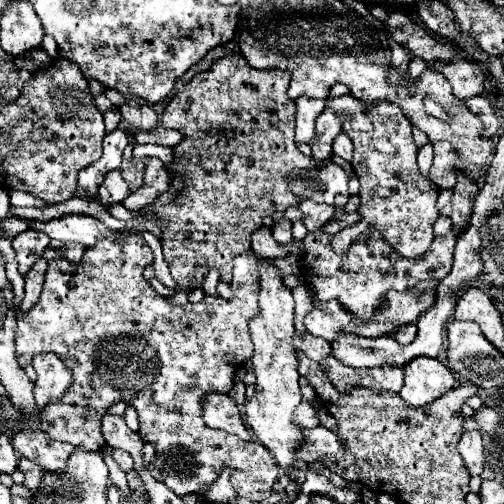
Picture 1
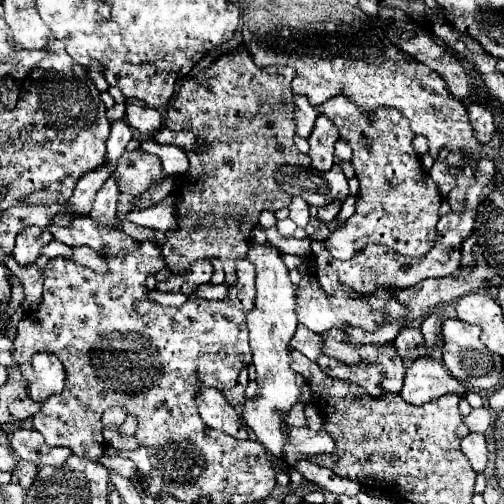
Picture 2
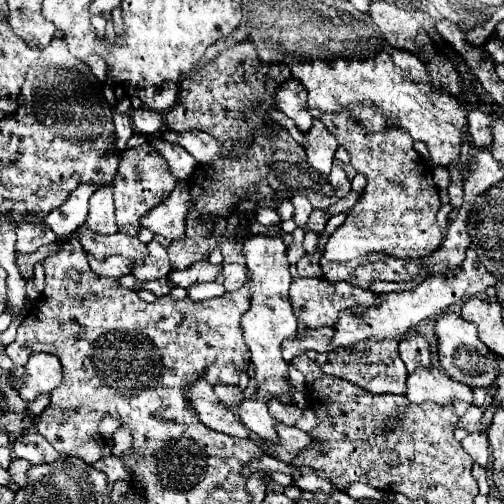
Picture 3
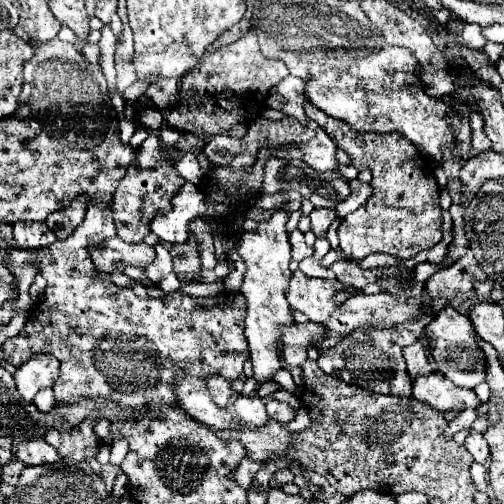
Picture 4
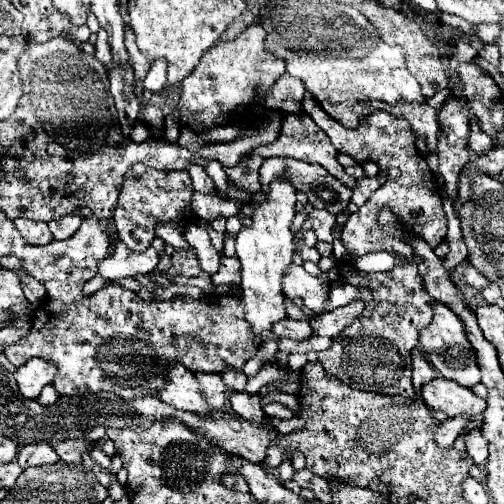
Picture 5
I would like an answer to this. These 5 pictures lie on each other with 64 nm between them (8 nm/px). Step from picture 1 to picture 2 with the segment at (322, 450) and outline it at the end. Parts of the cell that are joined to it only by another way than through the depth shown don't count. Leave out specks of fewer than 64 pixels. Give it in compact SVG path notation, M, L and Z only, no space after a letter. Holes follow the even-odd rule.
M288 428L288 440L282 452L282 460L288 466L294 465L294 461L300 458L314 456L318 452L330 452L334 448L332 436L326 434L324 430L310 430L310 428Z

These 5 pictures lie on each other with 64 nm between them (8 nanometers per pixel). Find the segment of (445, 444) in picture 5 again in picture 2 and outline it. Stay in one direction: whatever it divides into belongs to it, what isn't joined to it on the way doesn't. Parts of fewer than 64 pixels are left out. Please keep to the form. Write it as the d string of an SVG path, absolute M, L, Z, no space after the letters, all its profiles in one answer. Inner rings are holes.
M488 406L474 408L468 416L464 416L462 422L468 426L470 432L487 433L492 426L492 412Z

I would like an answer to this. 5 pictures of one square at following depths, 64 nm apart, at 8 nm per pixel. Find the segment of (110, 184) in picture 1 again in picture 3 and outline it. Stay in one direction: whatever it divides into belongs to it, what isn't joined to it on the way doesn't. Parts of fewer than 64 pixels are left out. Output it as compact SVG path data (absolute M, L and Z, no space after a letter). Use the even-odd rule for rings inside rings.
M98 188L90 198L90 214L86 218L86 228L94 234L114 234L114 200L112 188Z

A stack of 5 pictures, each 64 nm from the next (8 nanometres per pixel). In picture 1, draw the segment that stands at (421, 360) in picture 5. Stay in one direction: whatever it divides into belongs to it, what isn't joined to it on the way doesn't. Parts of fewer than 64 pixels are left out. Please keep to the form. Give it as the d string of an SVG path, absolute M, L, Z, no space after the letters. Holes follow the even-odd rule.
M406 324L406 326L400 326L398 330L396 330L396 342L398 344L410 344L414 338L416 338L416 324Z

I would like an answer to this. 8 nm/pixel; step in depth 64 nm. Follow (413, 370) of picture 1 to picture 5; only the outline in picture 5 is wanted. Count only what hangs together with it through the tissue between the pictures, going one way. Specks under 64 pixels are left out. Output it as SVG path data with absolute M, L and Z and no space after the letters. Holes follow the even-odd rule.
M436 378L422 388L422 398L432 410L442 410L450 418L464 414L464 416L478 416L486 408L486 400L476 396L470 388L464 388L452 380Z

